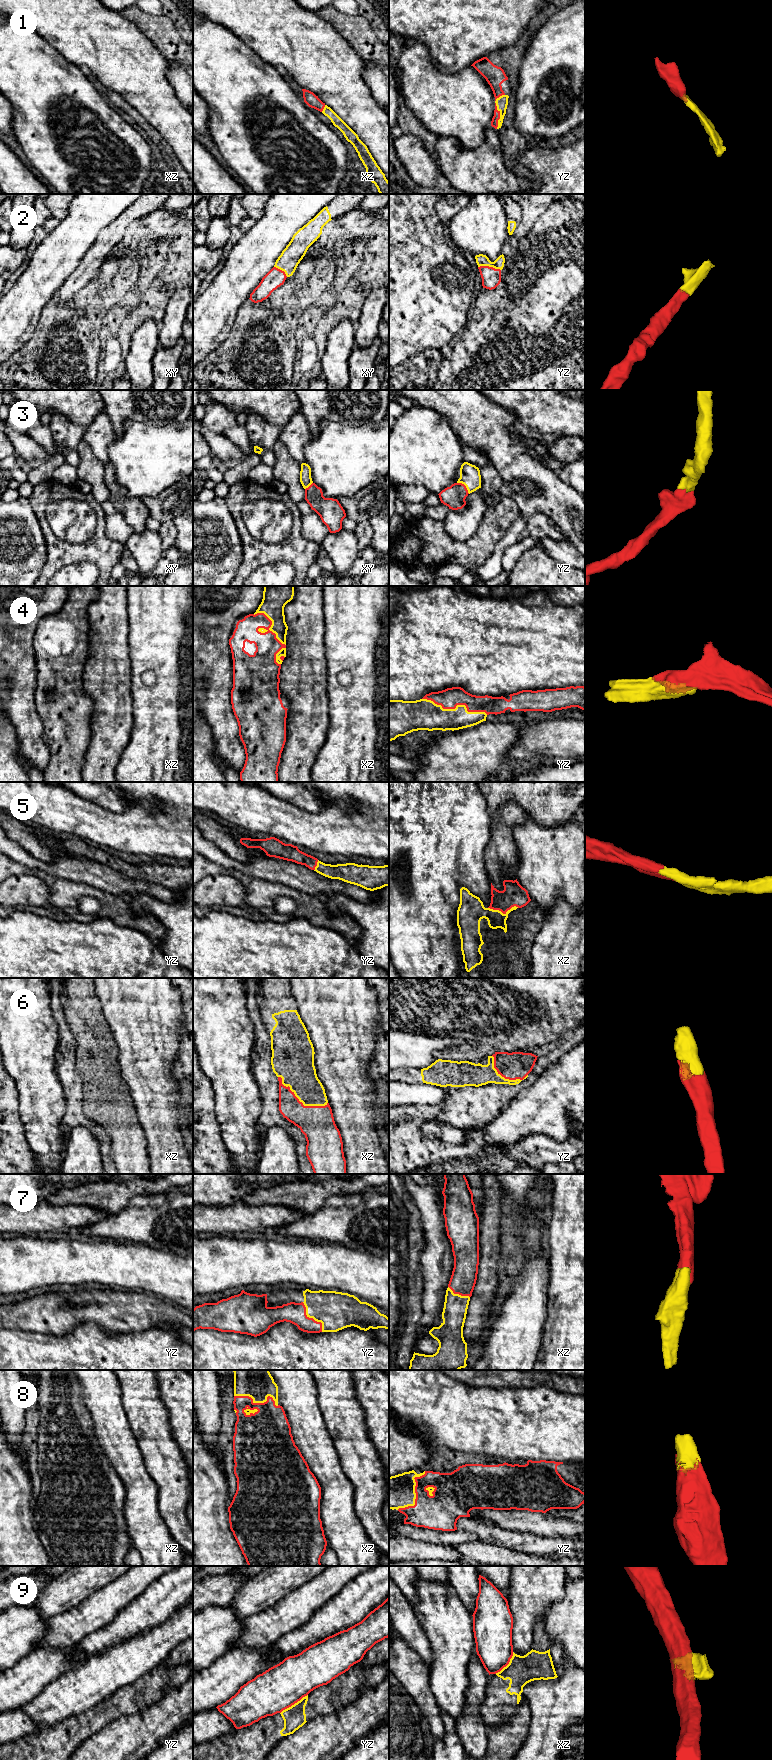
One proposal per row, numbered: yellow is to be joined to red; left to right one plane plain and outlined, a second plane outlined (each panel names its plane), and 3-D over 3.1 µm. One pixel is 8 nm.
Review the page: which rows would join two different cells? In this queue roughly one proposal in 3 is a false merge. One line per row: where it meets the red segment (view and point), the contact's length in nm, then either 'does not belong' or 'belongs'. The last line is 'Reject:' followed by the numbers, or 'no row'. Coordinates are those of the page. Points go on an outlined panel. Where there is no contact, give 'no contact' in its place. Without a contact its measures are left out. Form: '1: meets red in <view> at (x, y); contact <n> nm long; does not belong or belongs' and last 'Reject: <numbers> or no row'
1: meets red in yz at (497, 110); contact 280 nm long; belongs
2: meets red in yz at (488, 266); contact 190 nm long; belongs
3: meets red in yz at (465, 486); contact 140 nm long; belongs
4: meets red in yz at (456, 705); contact 550 nm long; belongs
5: meets red in xz at (503, 913); contact 240 nm long; belongs
6: meets red in xz at (298, 1100); contact 460 nm long; belongs
7: meets red in yz at (312, 1318); contact 280 nm long; belongs
8: meets red in yz at (416, 1494); contact 380 nm long; belongs
9: meets red in yz at (293, 1704); contact 280 nm long; does not belong
Reject: 9

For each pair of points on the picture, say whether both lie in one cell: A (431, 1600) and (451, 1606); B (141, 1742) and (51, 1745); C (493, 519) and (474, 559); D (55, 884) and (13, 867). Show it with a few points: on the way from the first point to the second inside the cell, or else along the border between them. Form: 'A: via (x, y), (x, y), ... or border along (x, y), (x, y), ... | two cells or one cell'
A: via (436, 1602), (440, 1606), (446, 1606) | one cell
B: border along (100, 1730), (86, 1735), (75, 1749) | two cells
C: via (492, 529), (477, 549) | one cell
D: via (45, 877), (34, 871), (23, 870) | one cell

